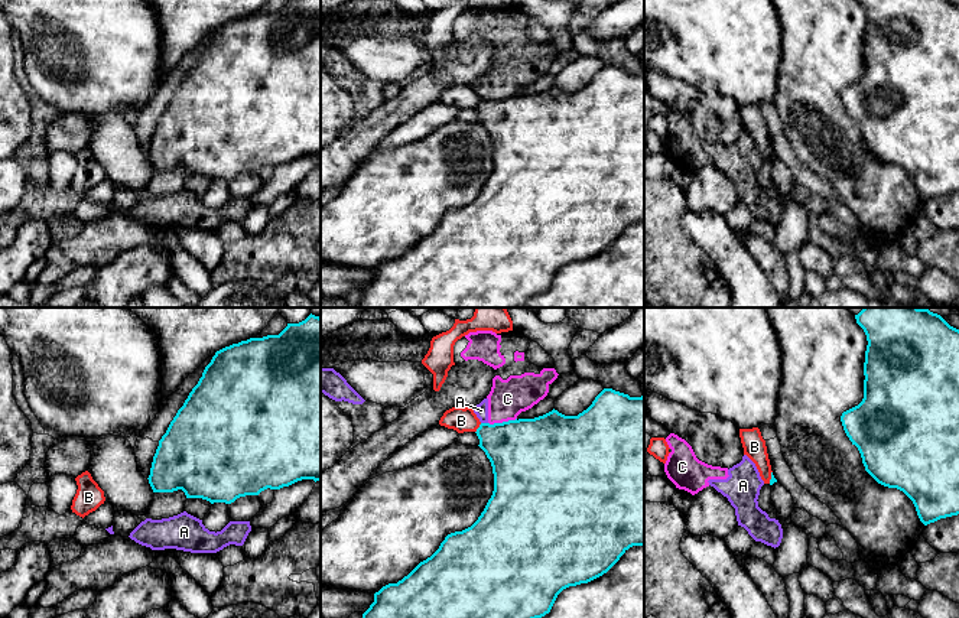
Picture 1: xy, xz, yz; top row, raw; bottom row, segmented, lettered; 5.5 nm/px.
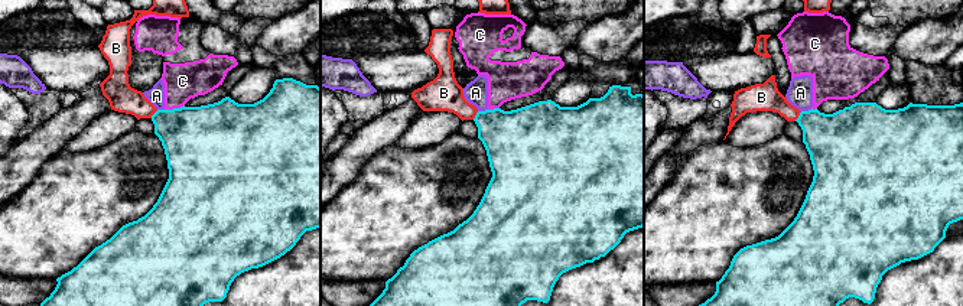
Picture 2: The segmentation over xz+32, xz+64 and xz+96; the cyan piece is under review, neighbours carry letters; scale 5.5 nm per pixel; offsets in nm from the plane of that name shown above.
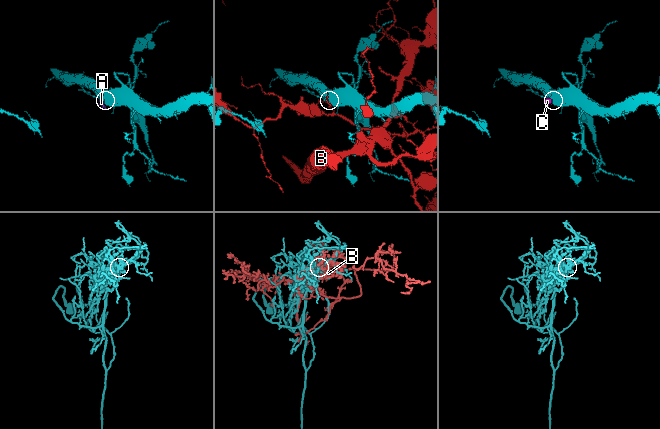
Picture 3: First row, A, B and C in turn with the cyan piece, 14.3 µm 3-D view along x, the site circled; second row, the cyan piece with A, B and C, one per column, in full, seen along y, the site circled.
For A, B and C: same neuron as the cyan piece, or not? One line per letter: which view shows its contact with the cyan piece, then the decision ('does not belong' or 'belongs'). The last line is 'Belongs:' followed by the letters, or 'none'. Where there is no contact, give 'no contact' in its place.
A: contact in xz; does not belong
B: contact in xz; does not belong
C: contact in xz; does not belong
Belongs: none

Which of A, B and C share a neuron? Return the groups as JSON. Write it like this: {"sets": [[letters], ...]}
{"sets": [["A", "C"], ["B"]]}

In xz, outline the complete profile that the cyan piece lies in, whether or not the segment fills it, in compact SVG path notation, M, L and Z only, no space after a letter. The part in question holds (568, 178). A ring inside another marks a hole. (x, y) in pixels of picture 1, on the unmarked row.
M604 65L592 81L578 92L552 87L534 95L516 95L503 100L481 100L477 105L480 124L491 139L494 167L478 196L462 208L451 209L439 225L420 238L397 260L389 260L374 270L374 279L363 290L355 308L526 308L531 296L550 289L557 271L569 264L588 260L607 250L633 222L644 222L644 74Z

